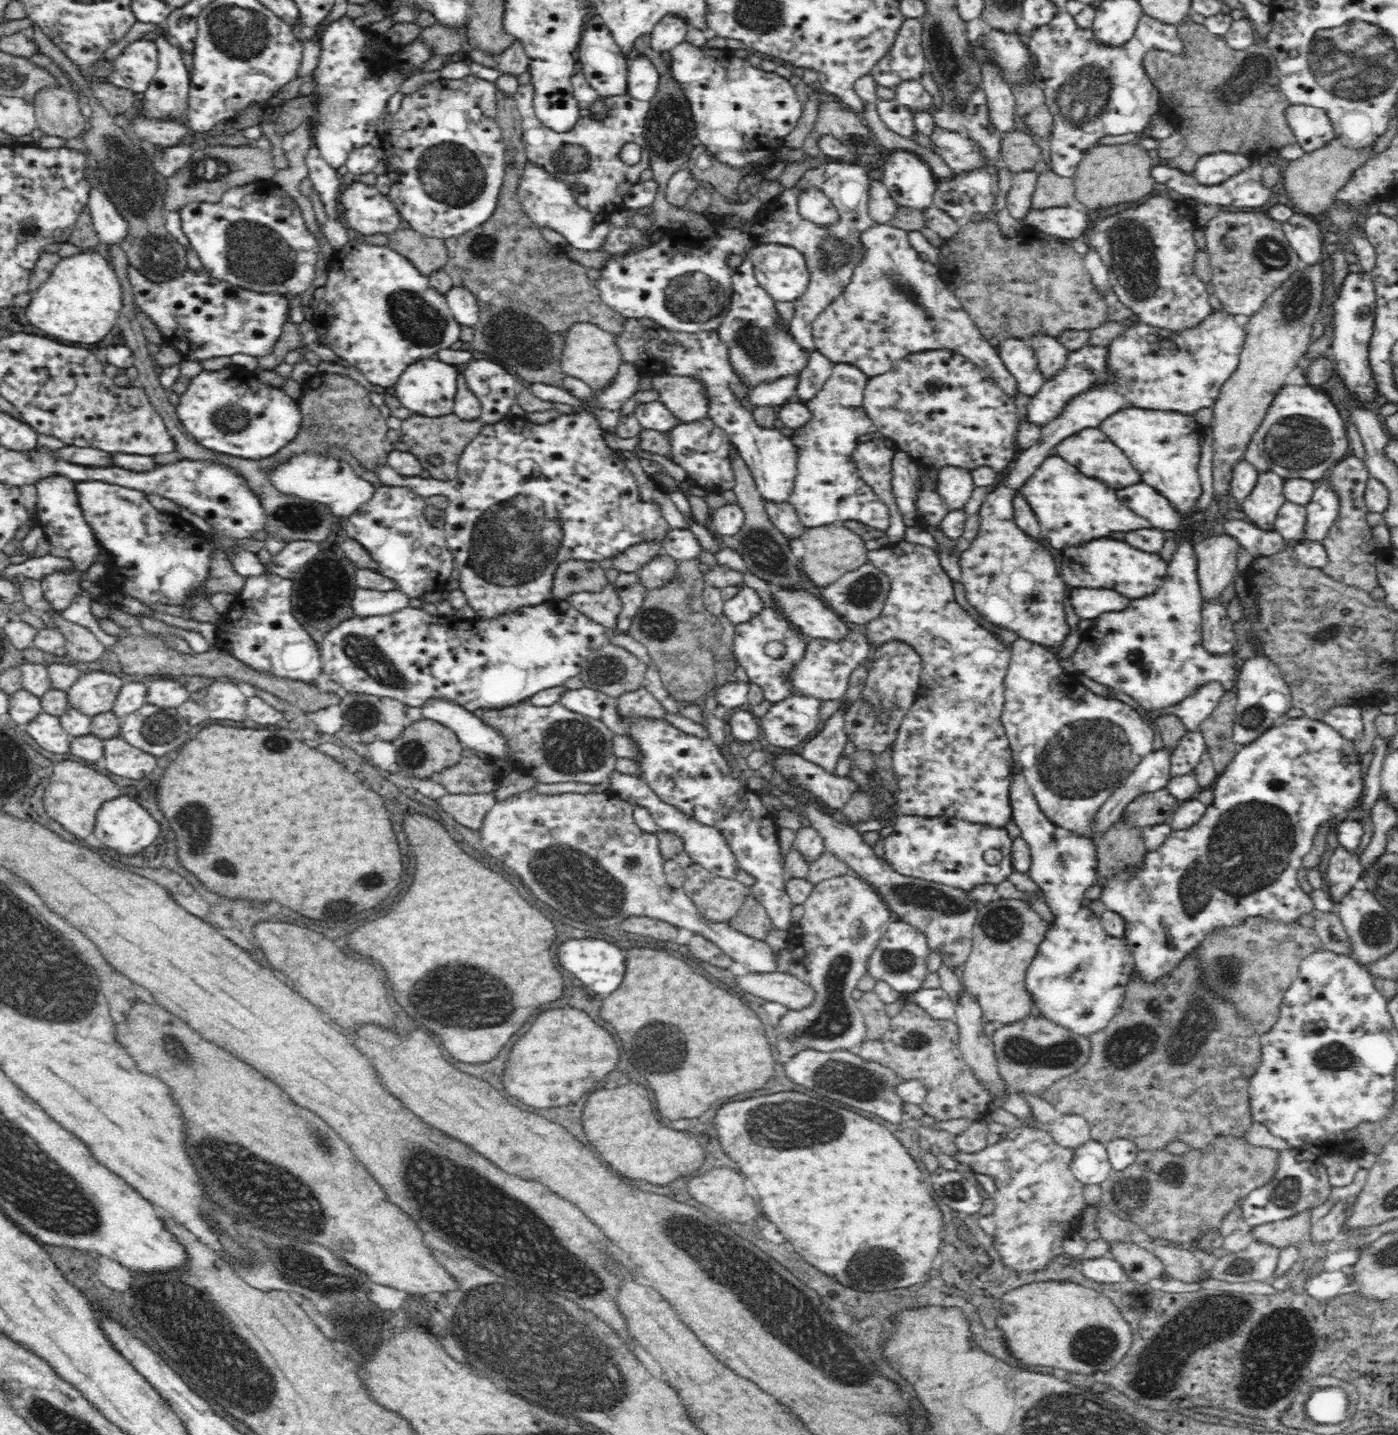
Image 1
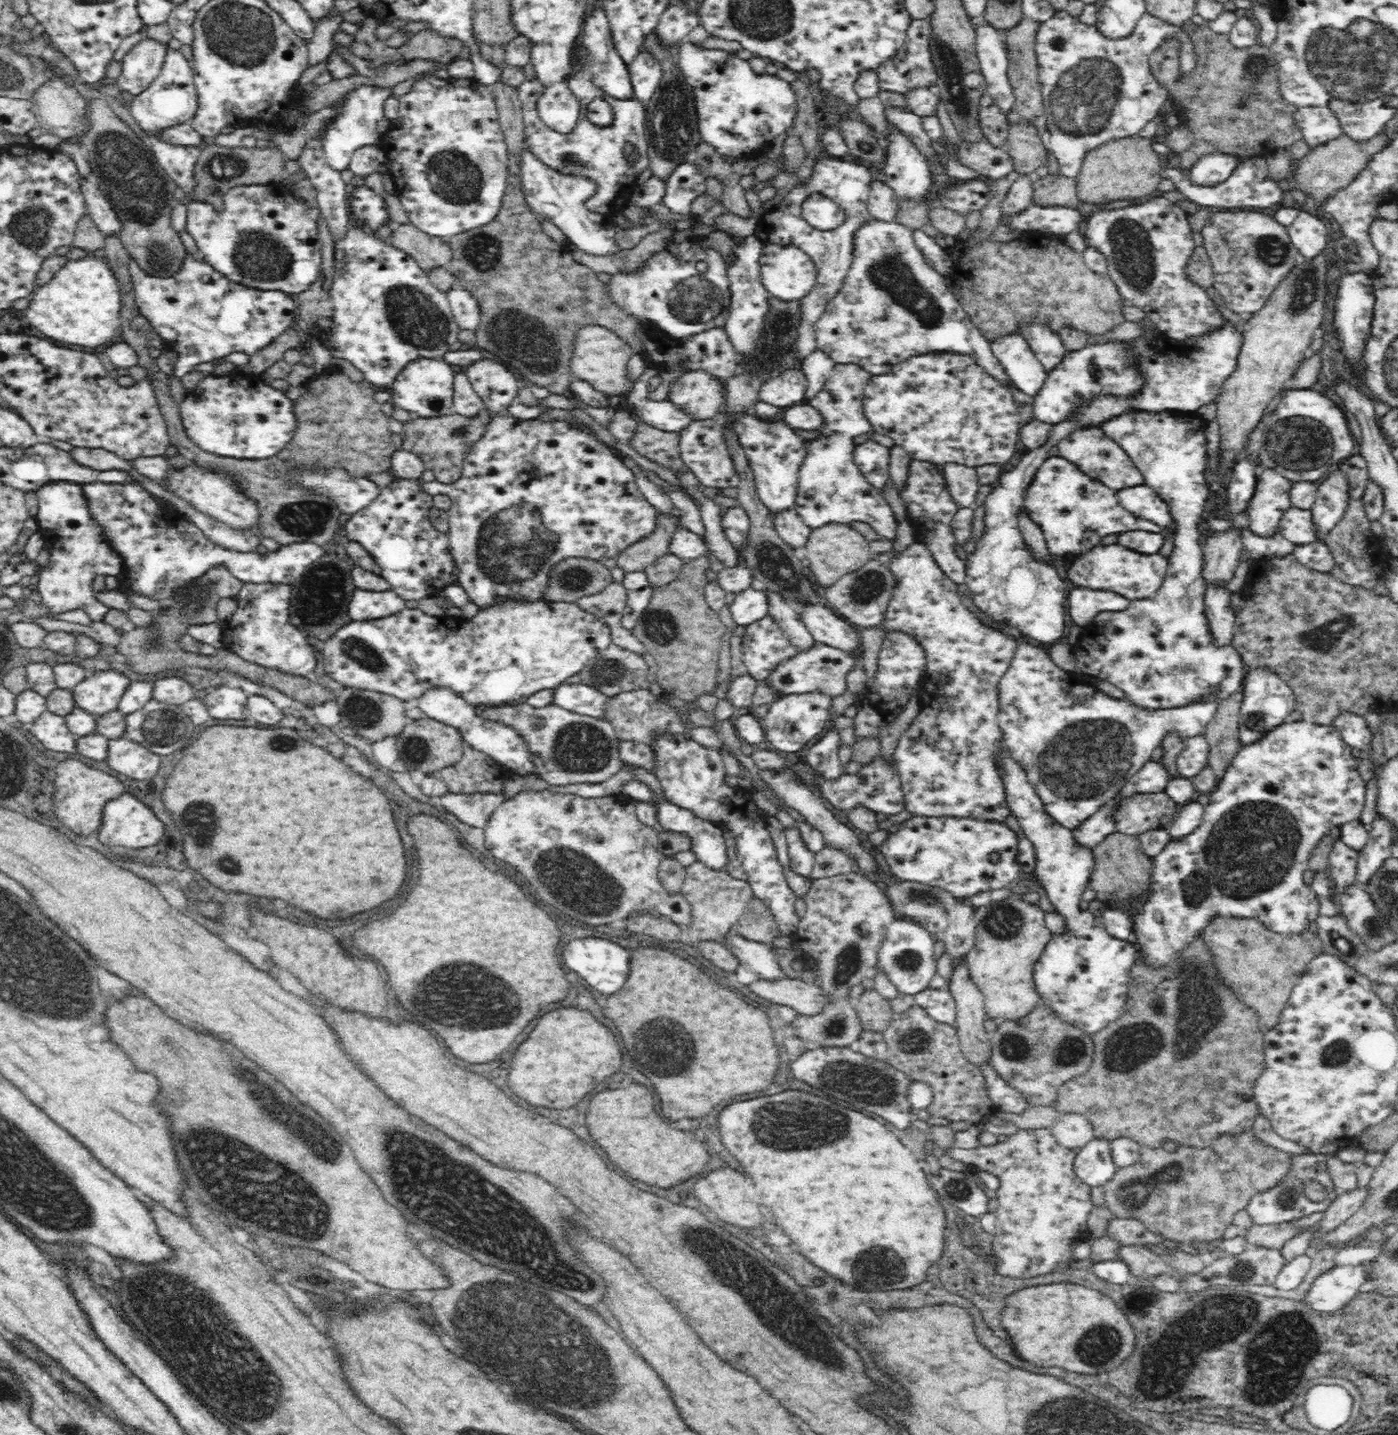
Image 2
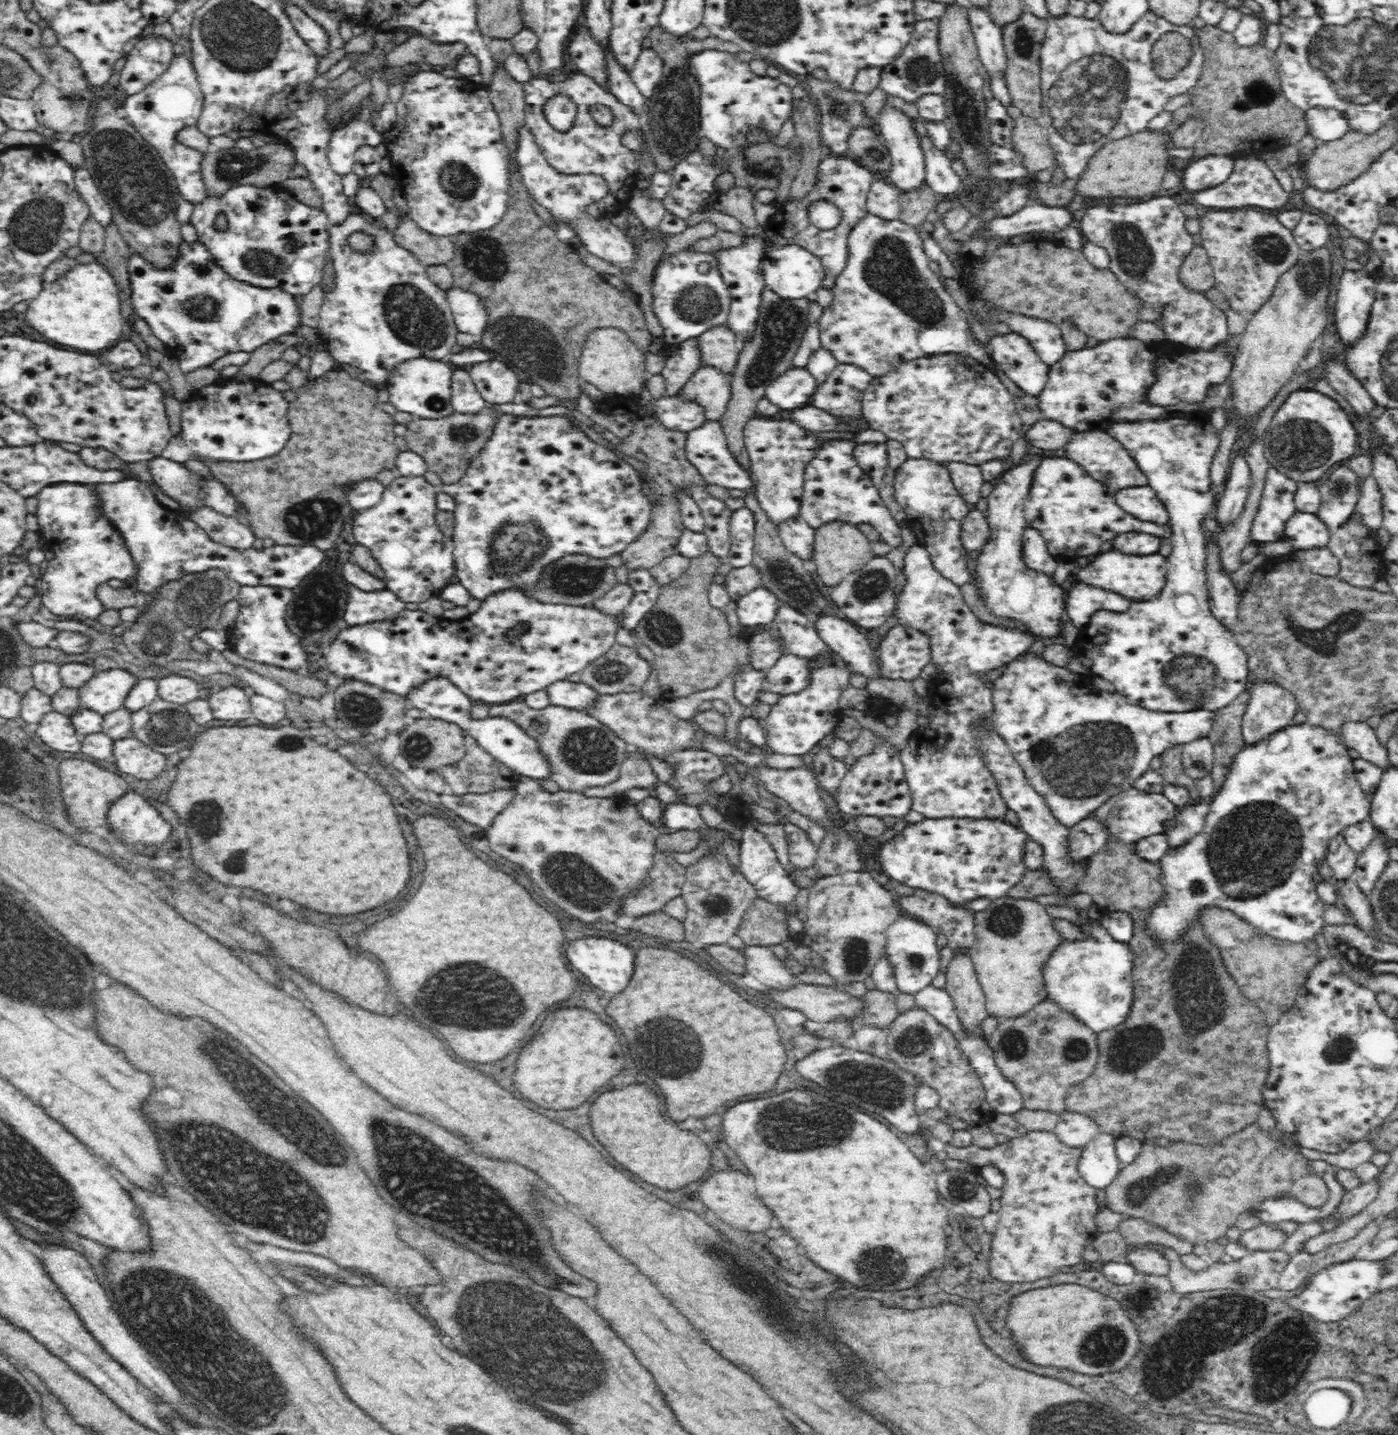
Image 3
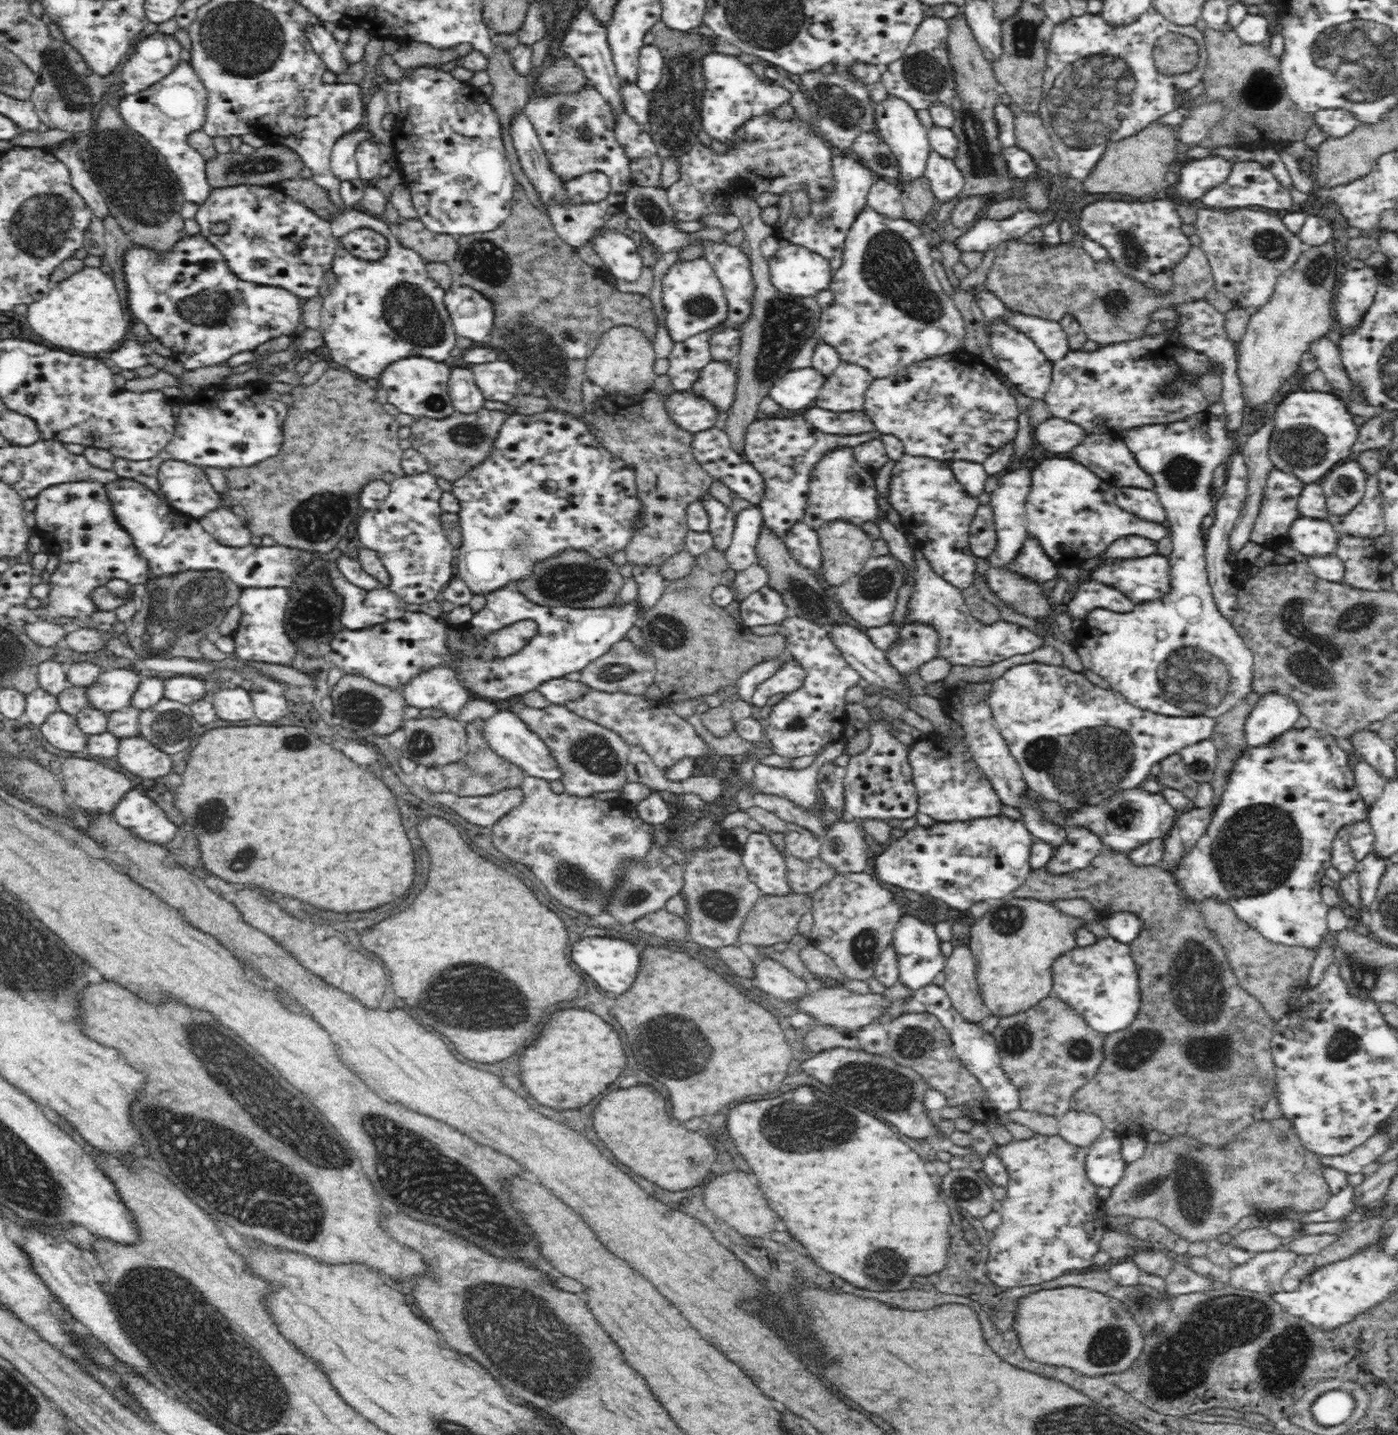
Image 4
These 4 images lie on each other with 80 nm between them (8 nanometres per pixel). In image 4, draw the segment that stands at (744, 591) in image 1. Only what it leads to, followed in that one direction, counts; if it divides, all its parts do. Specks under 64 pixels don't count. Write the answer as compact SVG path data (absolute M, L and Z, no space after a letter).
M768 586L749 594L740 604L740 616L746 626L780 625L793 614L782 595Z

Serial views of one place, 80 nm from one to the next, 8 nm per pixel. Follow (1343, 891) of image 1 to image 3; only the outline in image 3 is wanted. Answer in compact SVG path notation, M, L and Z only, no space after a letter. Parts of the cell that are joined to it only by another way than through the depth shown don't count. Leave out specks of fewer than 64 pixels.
M1343 834L1330 840L1326 860L1332 869L1332 874L1339 883L1352 877L1357 863L1357 854L1352 850L1345 841Z

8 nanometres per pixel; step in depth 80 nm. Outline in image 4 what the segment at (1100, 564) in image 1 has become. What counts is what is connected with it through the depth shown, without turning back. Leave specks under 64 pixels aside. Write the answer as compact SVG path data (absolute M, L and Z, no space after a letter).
M1158 552L1142 560L1120 560L1114 566L1096 566L1091 572L1094 572L1092 578L1090 572L1083 578L1120 588L1136 603L1160 600L1170 592L1169 558Z

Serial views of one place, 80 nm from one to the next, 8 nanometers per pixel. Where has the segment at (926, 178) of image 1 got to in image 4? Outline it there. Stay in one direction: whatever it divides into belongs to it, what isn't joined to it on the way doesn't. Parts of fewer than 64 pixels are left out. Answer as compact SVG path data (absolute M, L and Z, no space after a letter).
M892 95L886 100L875 103L875 105L876 125L881 138L890 145L898 159L900 171L902 171L901 183L921 177L931 156L931 144L930 139L928 139L928 130L922 126L918 112L907 100Z

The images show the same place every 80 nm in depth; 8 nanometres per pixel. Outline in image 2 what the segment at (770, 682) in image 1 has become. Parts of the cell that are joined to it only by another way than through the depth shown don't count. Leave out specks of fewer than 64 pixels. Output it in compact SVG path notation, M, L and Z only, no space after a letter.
M771 615L746 625L741 631L742 660L748 673L764 682L770 671L785 658L794 656L797 650L778 628Z

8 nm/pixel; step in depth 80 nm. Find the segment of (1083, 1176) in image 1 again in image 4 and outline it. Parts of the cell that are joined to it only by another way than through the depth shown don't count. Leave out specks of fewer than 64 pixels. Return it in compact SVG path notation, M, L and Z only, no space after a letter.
M1105 1128L1087 1147L1086 1172L1096 1187L1112 1189L1123 1180L1127 1162L1122 1156L1122 1143L1118 1131Z

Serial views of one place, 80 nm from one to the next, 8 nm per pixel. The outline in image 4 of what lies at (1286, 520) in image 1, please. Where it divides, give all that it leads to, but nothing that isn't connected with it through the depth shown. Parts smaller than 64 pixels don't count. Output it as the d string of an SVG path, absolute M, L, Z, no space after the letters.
M1300 516L1289 531L1291 546L1305 557L1332 556L1338 548L1339 532L1329 522Z

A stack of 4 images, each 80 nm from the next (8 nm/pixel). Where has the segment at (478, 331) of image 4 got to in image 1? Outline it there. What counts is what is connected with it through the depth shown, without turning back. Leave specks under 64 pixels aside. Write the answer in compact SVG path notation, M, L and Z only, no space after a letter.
M453 287L445 294L445 300L457 324L474 328L479 320L479 307L473 294L463 287Z

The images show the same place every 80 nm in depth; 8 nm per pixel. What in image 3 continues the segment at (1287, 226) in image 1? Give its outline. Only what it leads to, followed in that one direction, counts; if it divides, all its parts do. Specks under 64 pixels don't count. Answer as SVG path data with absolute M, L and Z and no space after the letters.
M1303 213L1302 220L1292 230L1296 242L1302 251L1313 251L1324 247L1333 233L1330 227L1319 215Z

